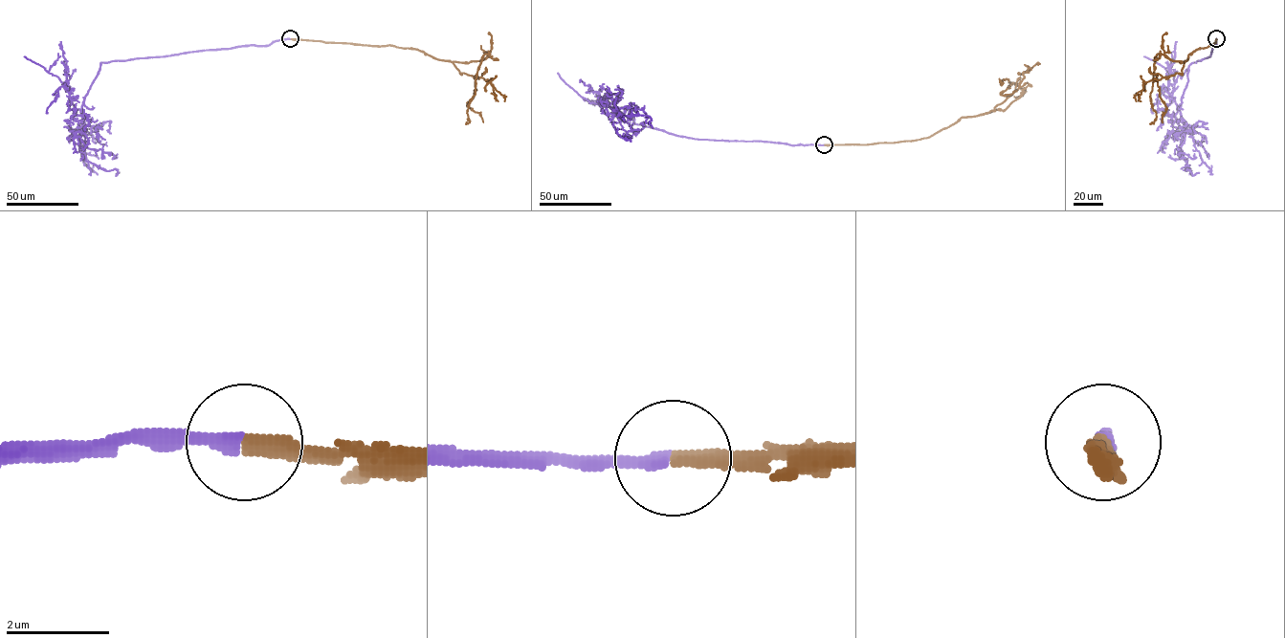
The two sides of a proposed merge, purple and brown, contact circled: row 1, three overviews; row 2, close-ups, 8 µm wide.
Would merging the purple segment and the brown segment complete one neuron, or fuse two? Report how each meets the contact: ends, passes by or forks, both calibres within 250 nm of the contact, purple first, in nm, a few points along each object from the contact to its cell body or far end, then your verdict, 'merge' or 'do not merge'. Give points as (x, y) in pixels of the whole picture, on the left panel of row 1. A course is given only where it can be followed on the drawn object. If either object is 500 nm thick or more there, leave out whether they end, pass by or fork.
purple ends there; brown ends there; 260 nm thick on the purple side, 280 nm on the other; purple runs (291, 38), (100, 62), (81, 109), (84, 153), (87, 161), (119, 172); brown runs (291, 38), (416, 49), (463, 63), (489, 54), (483, 55), (467, 106), (483, 122); merge

